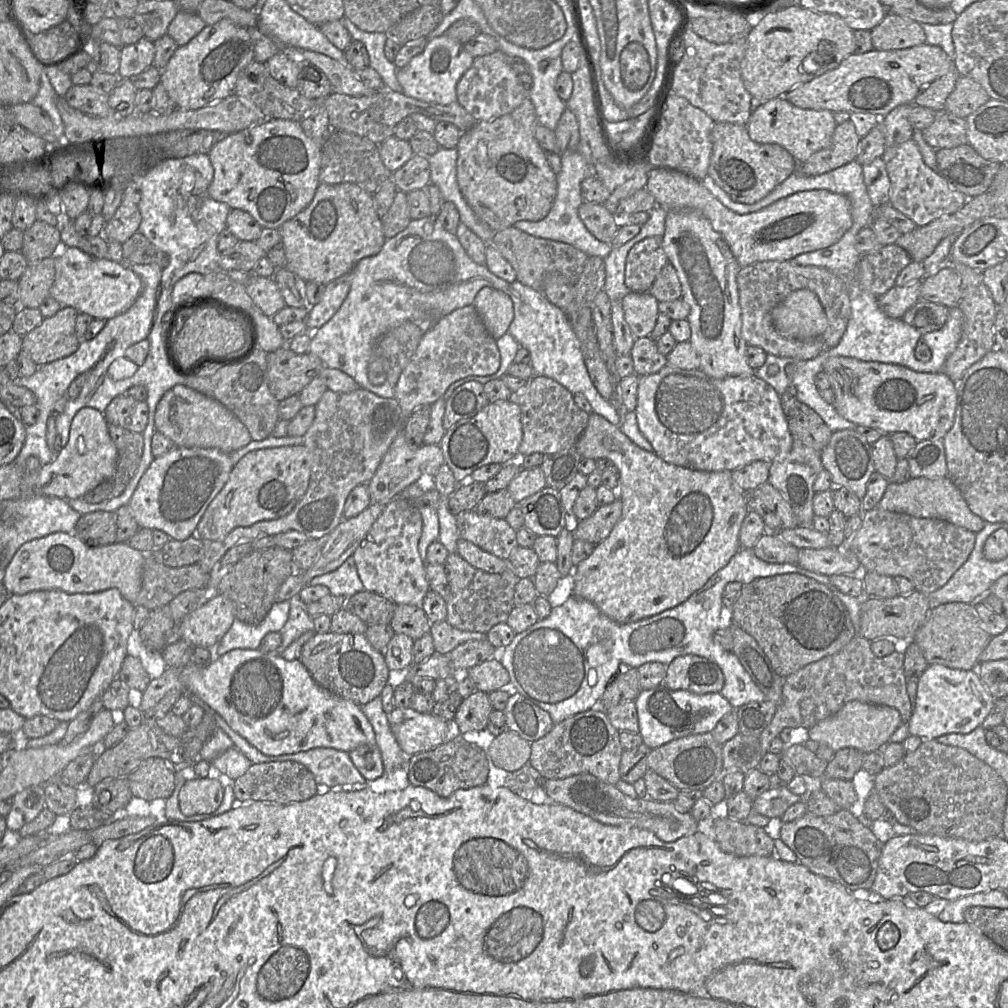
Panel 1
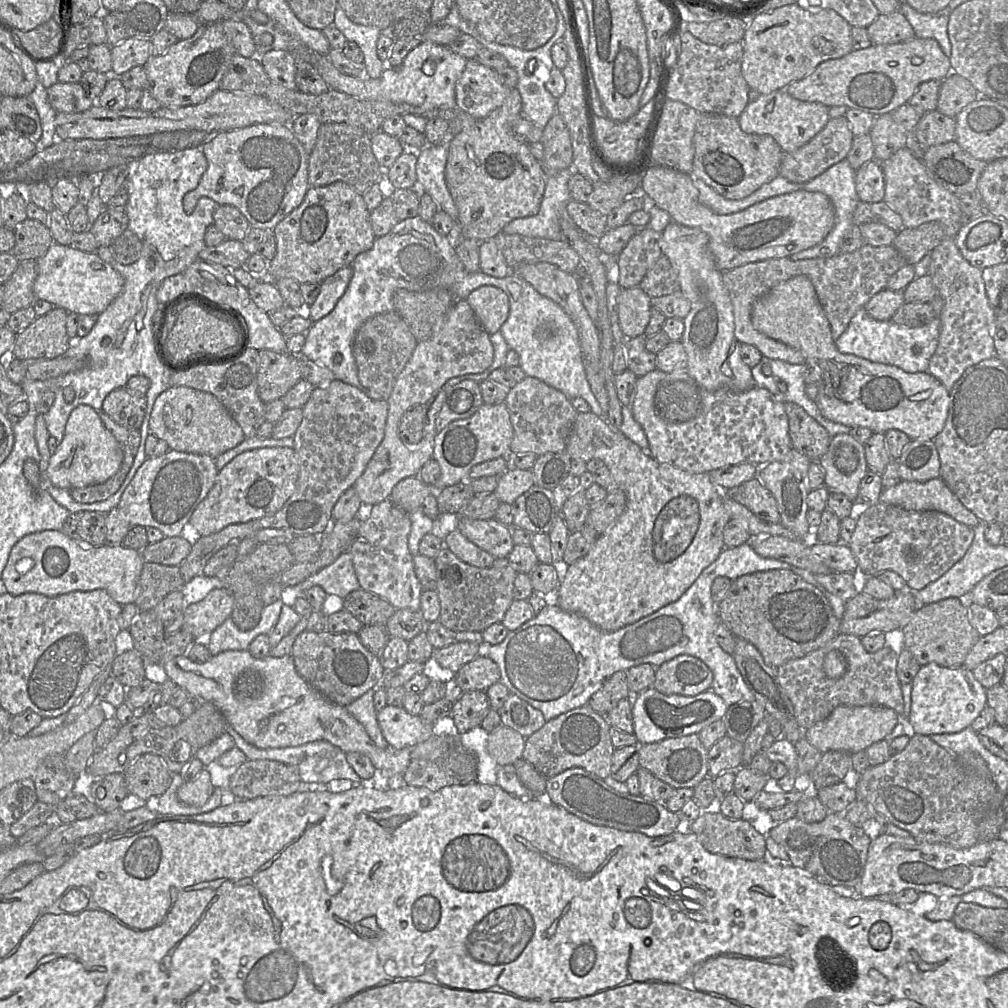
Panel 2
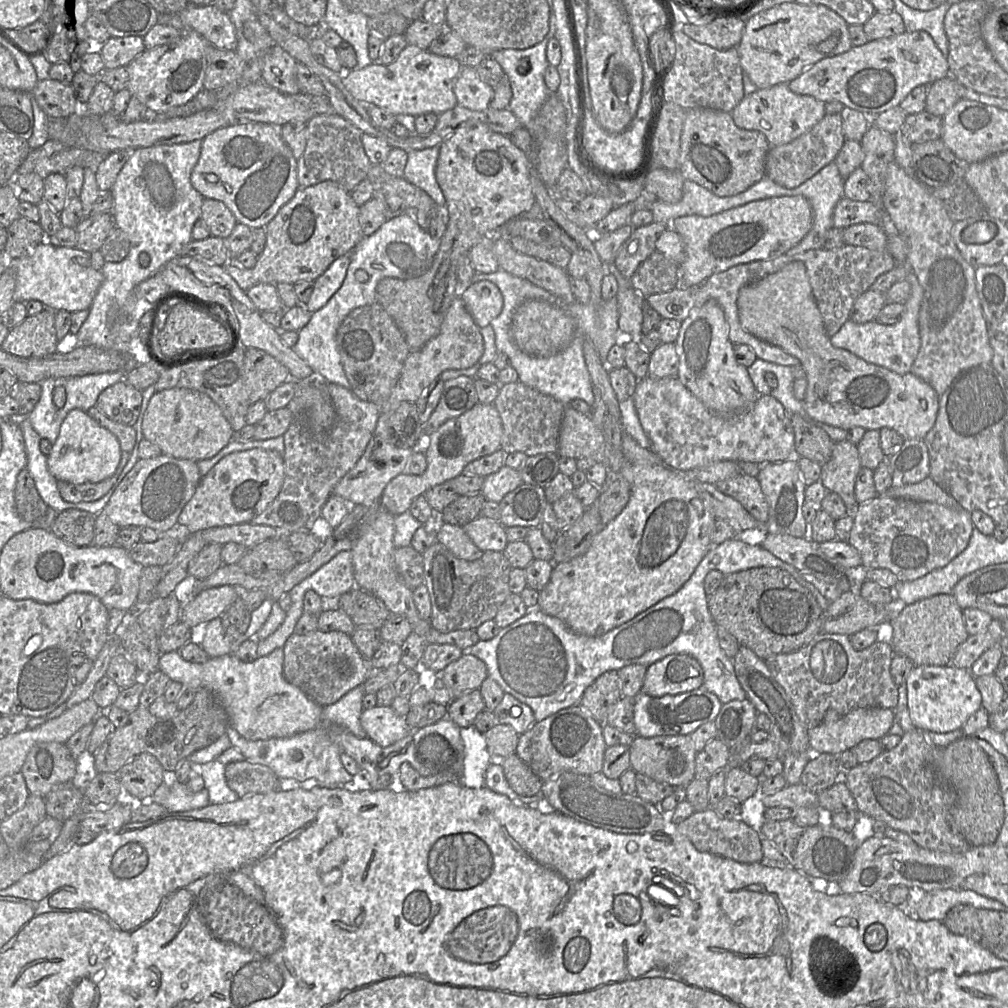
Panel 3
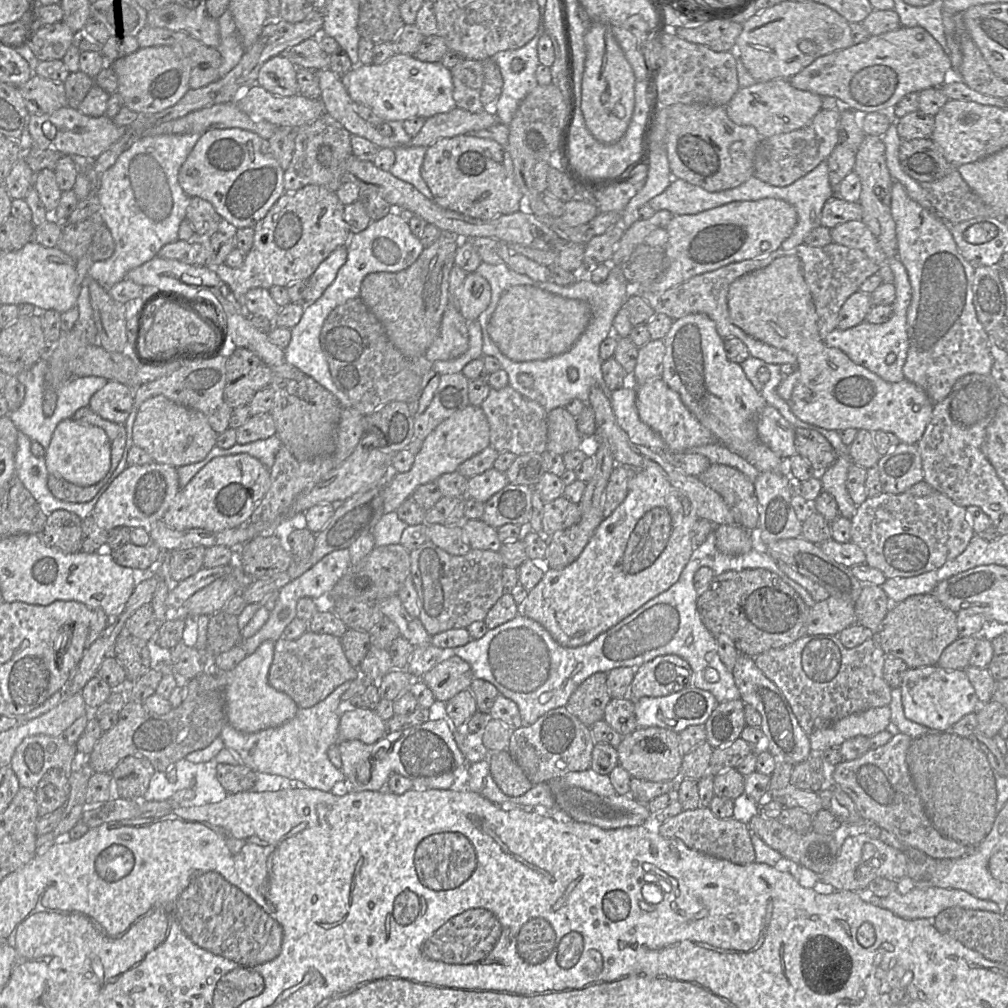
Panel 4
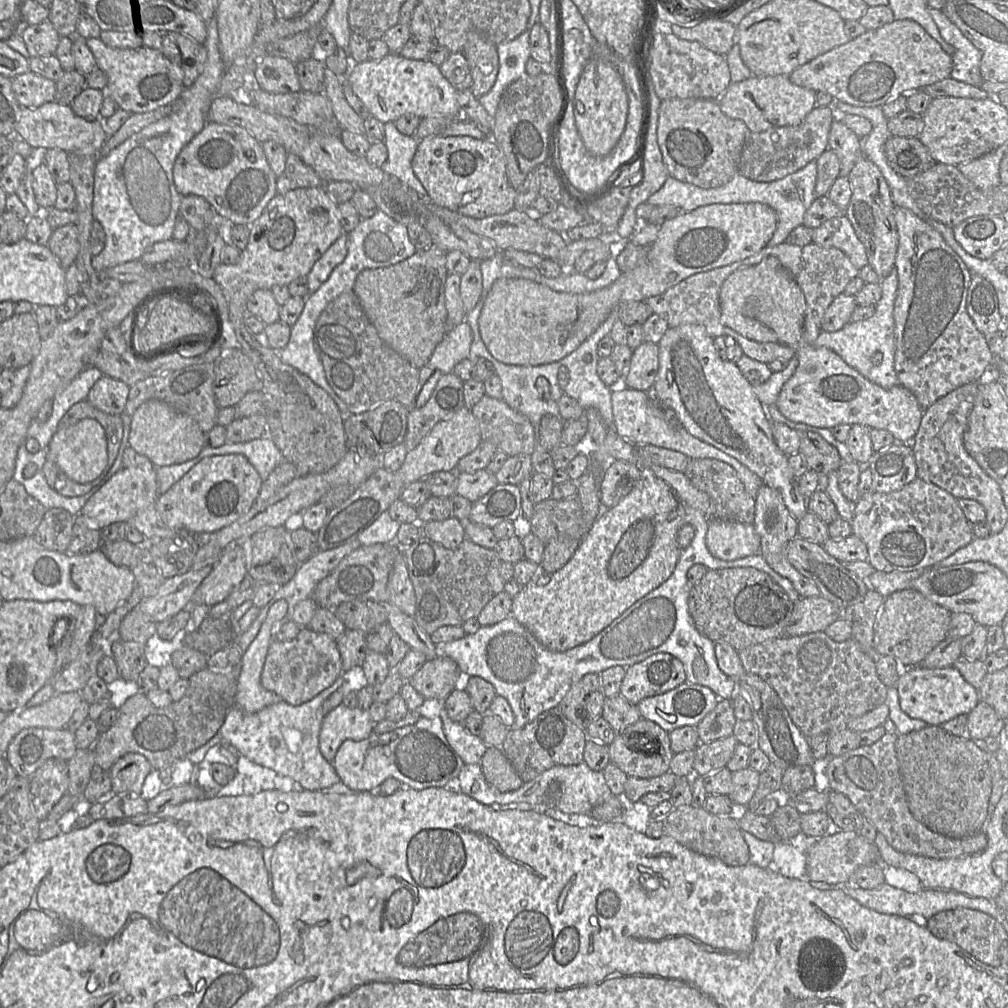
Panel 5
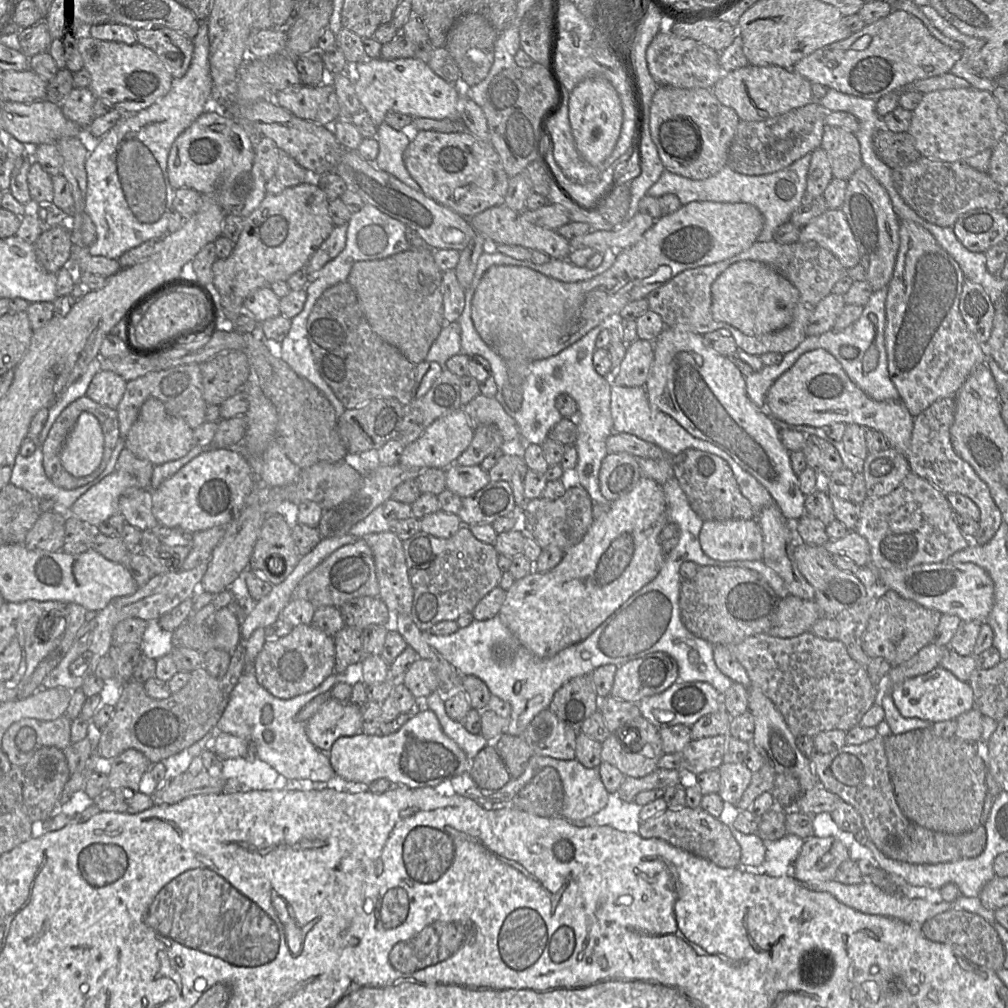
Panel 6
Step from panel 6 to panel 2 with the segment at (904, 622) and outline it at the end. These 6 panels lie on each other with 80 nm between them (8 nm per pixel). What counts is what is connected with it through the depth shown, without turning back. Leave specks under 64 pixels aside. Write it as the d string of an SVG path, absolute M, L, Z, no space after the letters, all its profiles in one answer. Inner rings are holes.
M956 597L919 606L902 631L905 637L905 649L914 655L921 666L937 663L944 667L960 667L980 638L971 622L969 603L965 598Z

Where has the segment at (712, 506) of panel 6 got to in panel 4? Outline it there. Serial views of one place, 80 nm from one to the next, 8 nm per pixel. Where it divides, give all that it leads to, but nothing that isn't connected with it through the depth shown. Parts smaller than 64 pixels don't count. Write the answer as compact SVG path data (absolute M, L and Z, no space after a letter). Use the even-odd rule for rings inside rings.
M718 463L711 464L698 478L723 498L735 524L756 536L759 511L754 482L737 469Z

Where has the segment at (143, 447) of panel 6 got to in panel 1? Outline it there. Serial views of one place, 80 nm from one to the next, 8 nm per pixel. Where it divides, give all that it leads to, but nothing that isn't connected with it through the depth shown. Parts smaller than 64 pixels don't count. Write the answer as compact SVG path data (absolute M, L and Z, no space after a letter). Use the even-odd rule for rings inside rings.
M182 384L175 385L162 396L154 424L156 431L171 439L177 447L215 448L230 453L253 440L247 427L221 402Z

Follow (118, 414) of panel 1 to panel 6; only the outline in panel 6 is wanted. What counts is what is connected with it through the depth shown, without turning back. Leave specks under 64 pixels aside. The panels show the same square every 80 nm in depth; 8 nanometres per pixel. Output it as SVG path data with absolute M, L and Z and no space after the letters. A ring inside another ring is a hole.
M104 368L93 377L86 395L101 405L117 409L126 384L126 380L116 372Z

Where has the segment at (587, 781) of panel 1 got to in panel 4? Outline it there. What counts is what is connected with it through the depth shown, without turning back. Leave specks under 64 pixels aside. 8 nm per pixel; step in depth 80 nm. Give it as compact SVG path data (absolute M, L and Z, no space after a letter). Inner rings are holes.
M548 781L554 795L555 806L564 811L574 821L585 822L603 829L617 829L642 826L650 817L650 811L630 795L602 796L579 787L568 786L556 781Z

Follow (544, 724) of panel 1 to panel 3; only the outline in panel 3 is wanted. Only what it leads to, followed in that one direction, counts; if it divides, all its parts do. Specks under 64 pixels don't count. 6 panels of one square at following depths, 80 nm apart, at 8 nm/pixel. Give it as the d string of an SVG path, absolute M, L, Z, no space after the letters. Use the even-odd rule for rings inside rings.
M505 693L493 712L501 724L511 726L519 735L528 731L536 723L533 710L511 694Z

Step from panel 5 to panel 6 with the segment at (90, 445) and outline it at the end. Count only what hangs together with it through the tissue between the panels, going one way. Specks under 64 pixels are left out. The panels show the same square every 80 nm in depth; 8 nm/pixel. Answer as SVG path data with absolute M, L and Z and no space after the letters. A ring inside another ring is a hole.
M82 412L61 450L63 467L75 477L84 477L99 466L104 451L104 435L99 420Z

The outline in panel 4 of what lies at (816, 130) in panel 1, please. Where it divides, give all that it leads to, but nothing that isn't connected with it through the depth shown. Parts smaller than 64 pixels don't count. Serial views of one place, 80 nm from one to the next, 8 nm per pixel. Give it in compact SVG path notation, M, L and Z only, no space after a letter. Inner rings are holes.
M776 78L739 88L726 104L725 109L734 123L753 126L762 138L765 138L801 129L810 124L822 109L822 97L793 87L789 79Z

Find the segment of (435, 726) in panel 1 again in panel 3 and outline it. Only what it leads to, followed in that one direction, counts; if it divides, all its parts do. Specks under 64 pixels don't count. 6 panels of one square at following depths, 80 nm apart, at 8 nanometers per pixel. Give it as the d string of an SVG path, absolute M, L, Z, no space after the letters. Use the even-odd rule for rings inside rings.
M375 706L363 709L360 716L360 723L367 737L382 747L390 746L408 735L411 729L417 729L411 728L405 717L397 714L391 706Z

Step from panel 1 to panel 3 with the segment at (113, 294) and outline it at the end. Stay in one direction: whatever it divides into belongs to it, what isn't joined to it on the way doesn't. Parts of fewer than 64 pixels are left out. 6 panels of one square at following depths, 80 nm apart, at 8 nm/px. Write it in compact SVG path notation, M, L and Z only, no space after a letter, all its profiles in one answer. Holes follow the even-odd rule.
M43 242L36 247L32 254L14 259L10 268L15 268L16 274L15 302L24 303L29 300L38 300L47 309L65 310L70 313L89 309L104 279L101 270L92 267L90 255L91 253L77 248L59 247L49 242Z

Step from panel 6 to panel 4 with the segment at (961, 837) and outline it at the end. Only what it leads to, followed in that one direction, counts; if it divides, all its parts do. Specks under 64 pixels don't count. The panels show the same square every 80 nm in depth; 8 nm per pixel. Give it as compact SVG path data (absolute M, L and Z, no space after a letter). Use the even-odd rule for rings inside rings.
M898 733L885 745L872 748L855 760L843 760L833 767L831 782L849 795L864 820L875 822L903 845L935 859L957 859L971 854L976 846L941 834L926 815L906 763L912 740L910 736Z

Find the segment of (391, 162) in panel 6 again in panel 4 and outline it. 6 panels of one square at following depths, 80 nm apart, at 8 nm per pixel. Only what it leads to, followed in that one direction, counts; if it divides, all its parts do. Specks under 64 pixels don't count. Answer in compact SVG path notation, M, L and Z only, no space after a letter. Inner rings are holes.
M403 121L387 122L393 130L393 137L399 145L393 149L395 162L389 172L395 177L412 184L428 199L433 200L432 193L421 176L421 167L427 147L409 146L412 136L407 134Z

